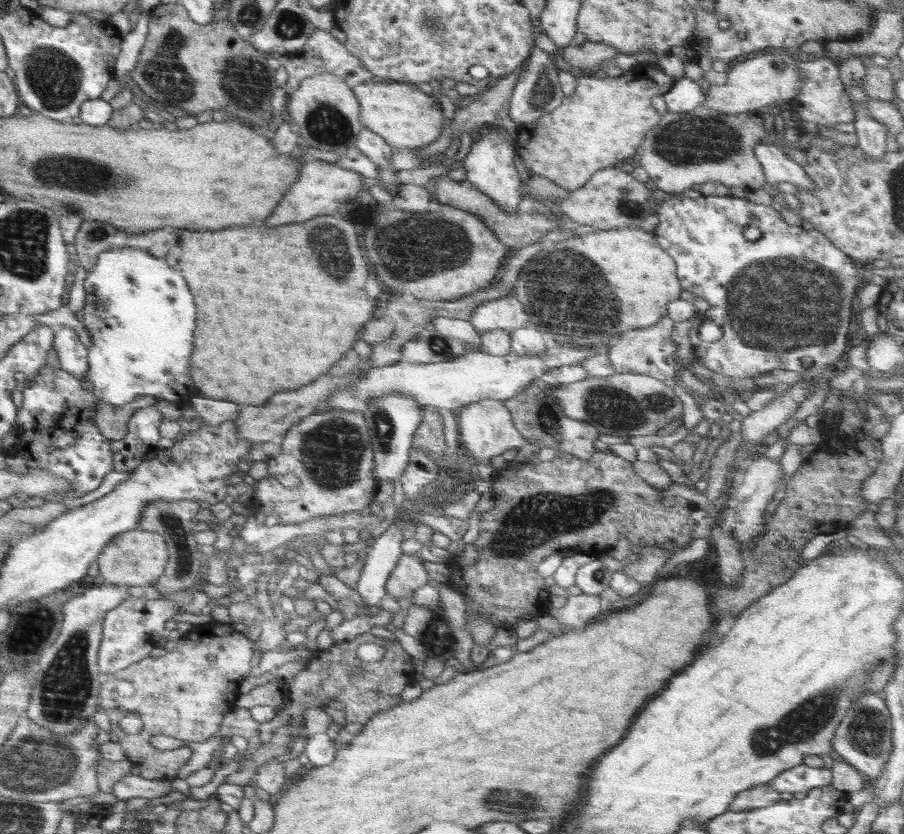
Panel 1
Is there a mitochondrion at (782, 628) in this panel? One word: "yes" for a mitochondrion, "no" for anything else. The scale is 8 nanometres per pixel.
no

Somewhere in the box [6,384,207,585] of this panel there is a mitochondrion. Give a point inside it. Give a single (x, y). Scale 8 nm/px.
(168, 518)

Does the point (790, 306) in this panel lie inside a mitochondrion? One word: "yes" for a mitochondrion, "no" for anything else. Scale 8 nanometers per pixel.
yes

